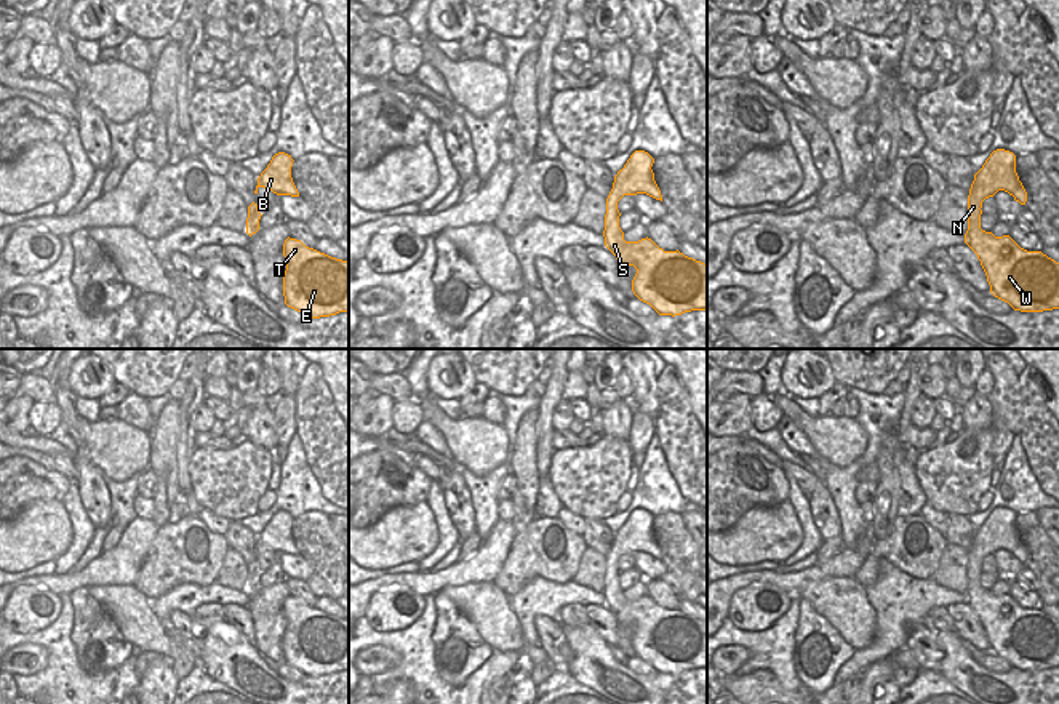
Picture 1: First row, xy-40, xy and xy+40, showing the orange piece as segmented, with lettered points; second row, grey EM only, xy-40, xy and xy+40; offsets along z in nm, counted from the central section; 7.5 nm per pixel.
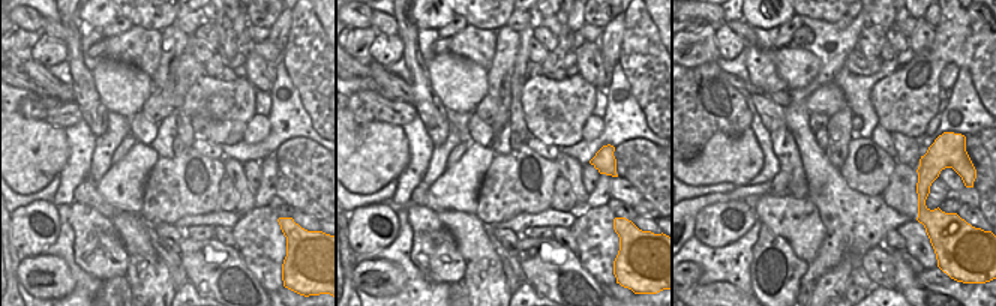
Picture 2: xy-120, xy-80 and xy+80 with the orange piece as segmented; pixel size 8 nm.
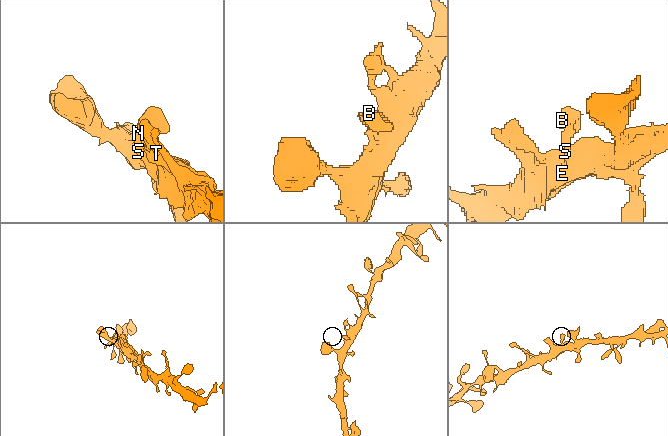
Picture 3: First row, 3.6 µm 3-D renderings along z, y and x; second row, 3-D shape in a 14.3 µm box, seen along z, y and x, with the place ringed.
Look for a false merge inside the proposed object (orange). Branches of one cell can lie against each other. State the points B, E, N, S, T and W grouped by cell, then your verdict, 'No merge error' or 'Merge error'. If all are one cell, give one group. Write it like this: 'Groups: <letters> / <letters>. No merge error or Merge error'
Groups: B E N S T W. No merge error.

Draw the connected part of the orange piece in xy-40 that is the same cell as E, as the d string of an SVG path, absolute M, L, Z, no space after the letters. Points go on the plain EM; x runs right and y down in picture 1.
M290 595L283 602L283 614L283 654L288 666L310 677L349 670L349 619Z

